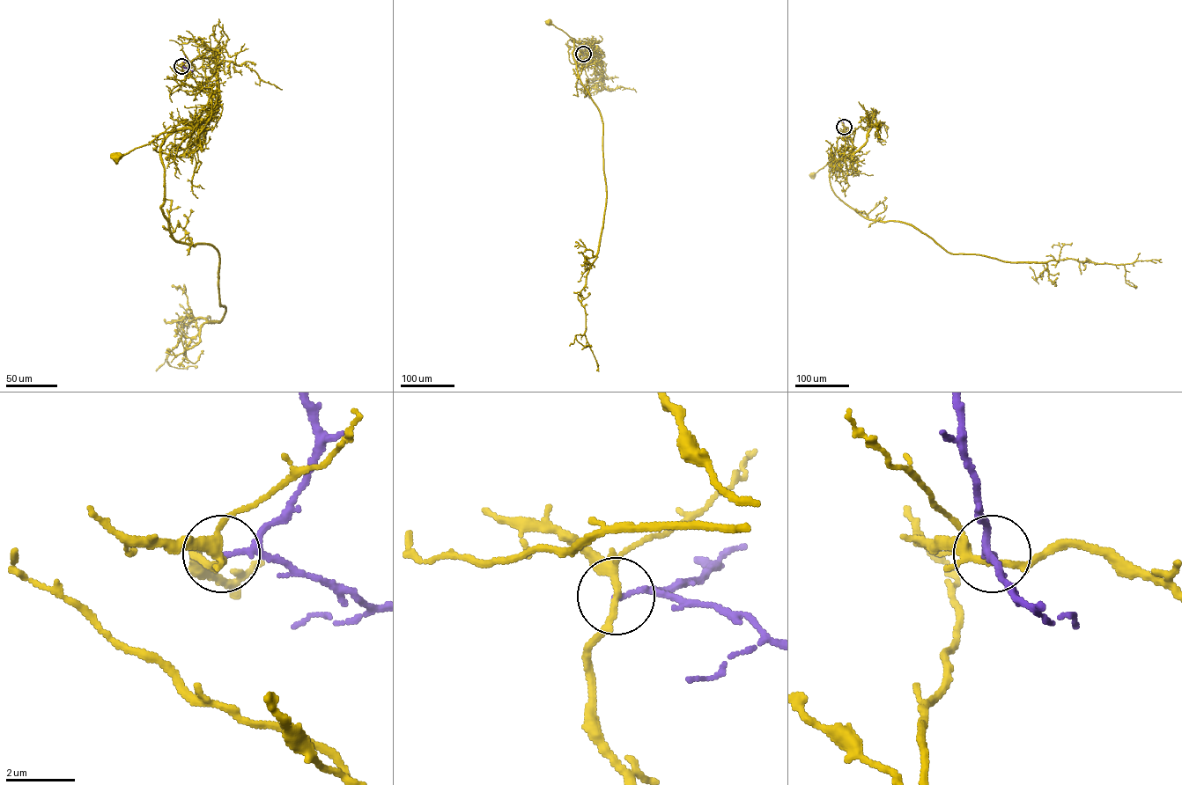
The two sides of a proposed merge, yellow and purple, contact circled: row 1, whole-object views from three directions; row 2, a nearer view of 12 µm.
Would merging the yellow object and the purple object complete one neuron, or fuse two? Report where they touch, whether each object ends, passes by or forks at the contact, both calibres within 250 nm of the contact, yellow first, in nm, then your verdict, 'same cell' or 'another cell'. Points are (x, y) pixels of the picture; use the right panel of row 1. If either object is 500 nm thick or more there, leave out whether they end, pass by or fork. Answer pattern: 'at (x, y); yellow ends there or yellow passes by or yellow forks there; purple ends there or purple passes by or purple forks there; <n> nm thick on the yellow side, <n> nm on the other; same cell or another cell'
at (844, 127); yellow forks there; purple passes by; 180 nm thick on the yellow side, 110 nm on the other; another cell

